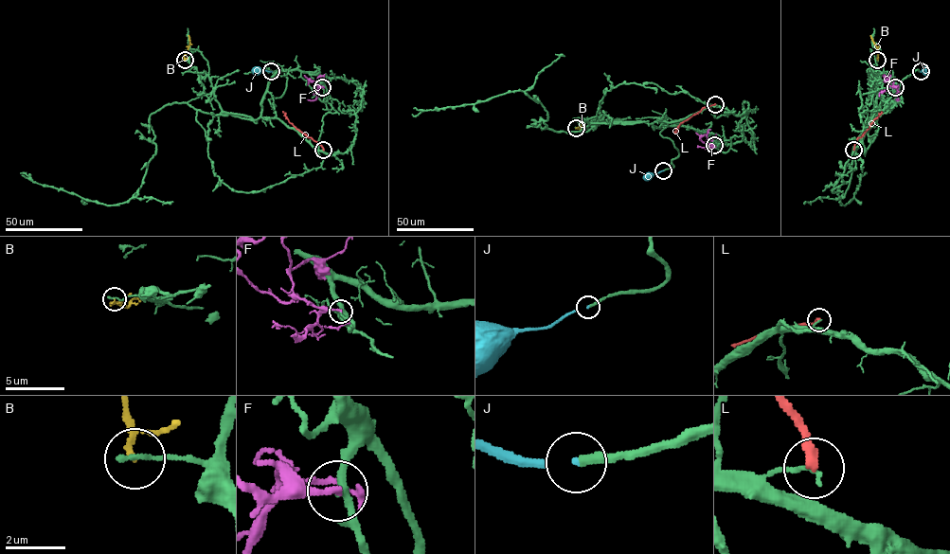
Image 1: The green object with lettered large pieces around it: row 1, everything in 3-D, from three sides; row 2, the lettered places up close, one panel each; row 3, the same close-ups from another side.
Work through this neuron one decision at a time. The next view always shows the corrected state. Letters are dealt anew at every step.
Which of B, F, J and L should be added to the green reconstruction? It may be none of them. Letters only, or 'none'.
J

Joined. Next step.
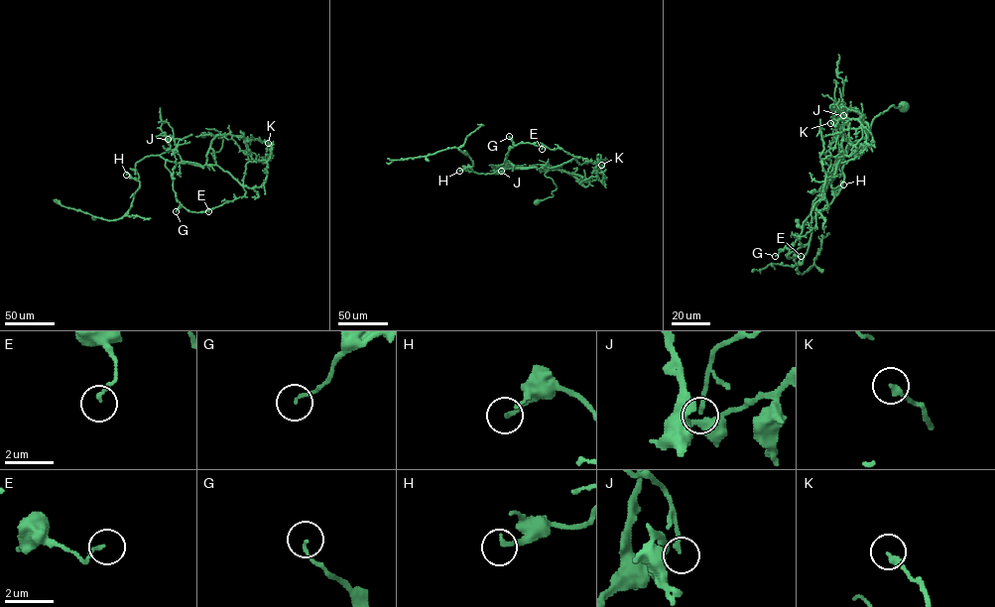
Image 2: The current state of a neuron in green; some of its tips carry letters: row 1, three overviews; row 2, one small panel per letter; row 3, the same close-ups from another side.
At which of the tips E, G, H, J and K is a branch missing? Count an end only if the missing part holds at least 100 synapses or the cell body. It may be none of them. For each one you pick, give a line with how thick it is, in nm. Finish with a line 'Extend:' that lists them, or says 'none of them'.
Extend: none of them

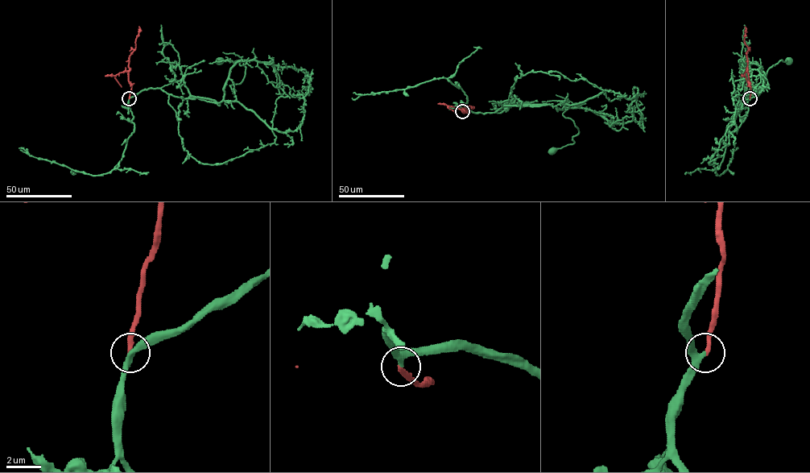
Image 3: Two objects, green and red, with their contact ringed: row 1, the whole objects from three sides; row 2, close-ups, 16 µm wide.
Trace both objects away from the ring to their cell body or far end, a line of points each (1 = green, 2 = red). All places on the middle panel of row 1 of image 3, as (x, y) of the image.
1: (462, 111), (493, 113), (504, 105), (568, 104), (562, 114), (571, 118), (579, 132), (572, 143), (551, 151)
2: (462, 111), (464, 112), (462, 109), (468, 110), (469, 106), (472, 106)

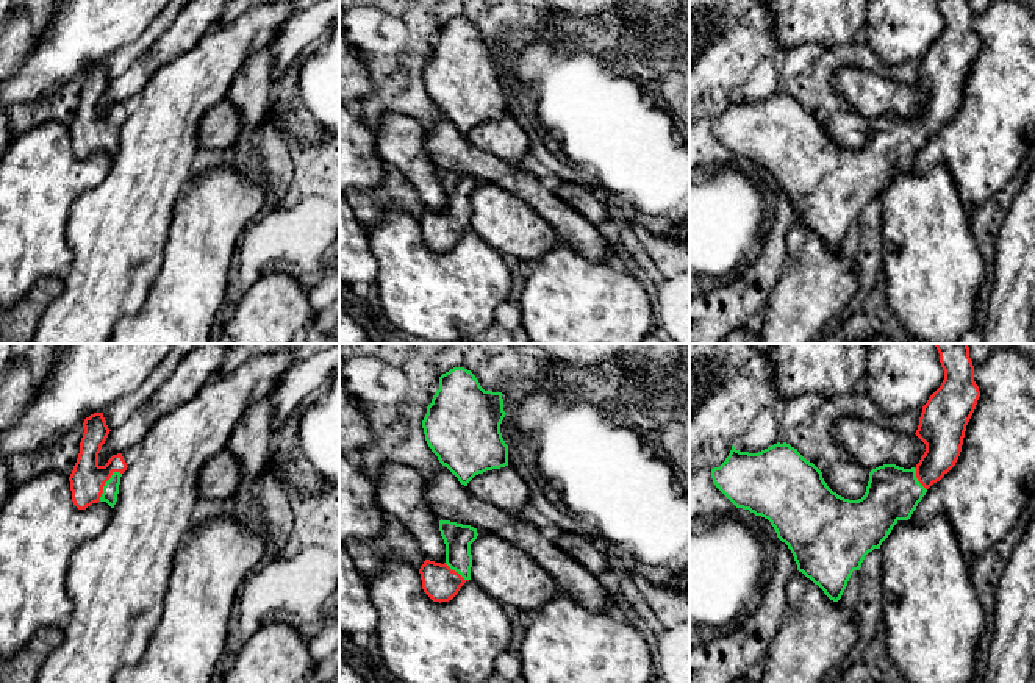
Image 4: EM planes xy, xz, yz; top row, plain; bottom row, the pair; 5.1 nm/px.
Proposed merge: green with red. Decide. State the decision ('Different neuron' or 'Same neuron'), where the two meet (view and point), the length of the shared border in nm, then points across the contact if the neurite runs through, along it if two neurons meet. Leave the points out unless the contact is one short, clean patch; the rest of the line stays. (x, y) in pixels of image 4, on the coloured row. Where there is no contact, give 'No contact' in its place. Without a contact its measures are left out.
Same neuron. Touches green at xy (105, 485). Shared border 190 nm. Path across: xy (111, 486), (105, 485), (93, 483), (88, 479)

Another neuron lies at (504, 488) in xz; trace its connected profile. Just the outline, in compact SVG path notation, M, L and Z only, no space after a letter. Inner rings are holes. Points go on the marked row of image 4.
M511 466L475 475L466 489L499 510L518 516L528 505L528 488Z

